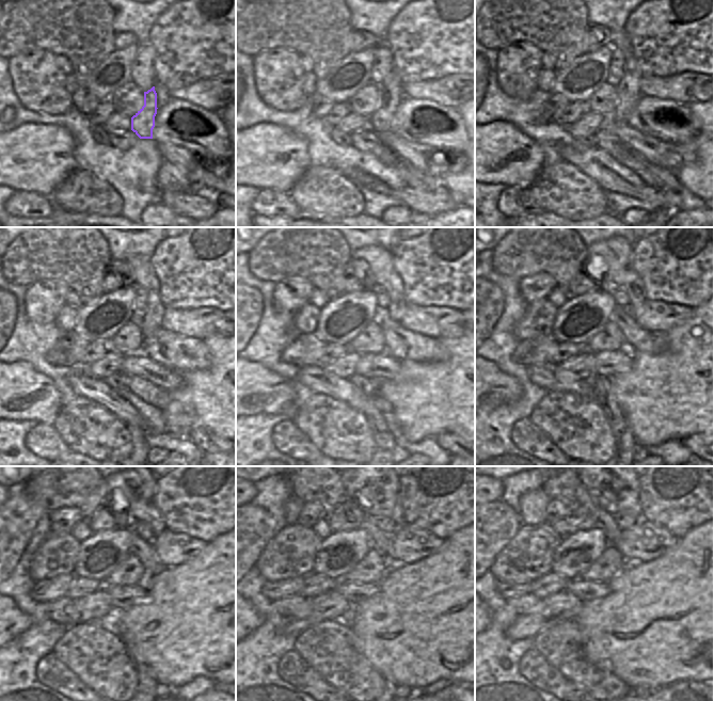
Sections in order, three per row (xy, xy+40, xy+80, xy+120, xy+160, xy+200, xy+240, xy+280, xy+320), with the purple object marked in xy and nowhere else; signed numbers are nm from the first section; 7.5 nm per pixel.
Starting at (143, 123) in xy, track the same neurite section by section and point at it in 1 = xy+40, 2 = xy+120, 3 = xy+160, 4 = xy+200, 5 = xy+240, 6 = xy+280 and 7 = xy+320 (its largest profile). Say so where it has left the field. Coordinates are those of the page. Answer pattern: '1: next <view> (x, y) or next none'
1: next xy+40 (391, 89)
2: next xy+120 (143, 271)
3: next xy+160 (380, 259)
4: next xy+200 (617, 252)
5: next xy+240 (138, 488)
6: next xy+280 (375, 488)
7: next xy+320 (615, 488)

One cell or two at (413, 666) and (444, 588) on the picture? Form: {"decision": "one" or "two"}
{"decision": "one"}

